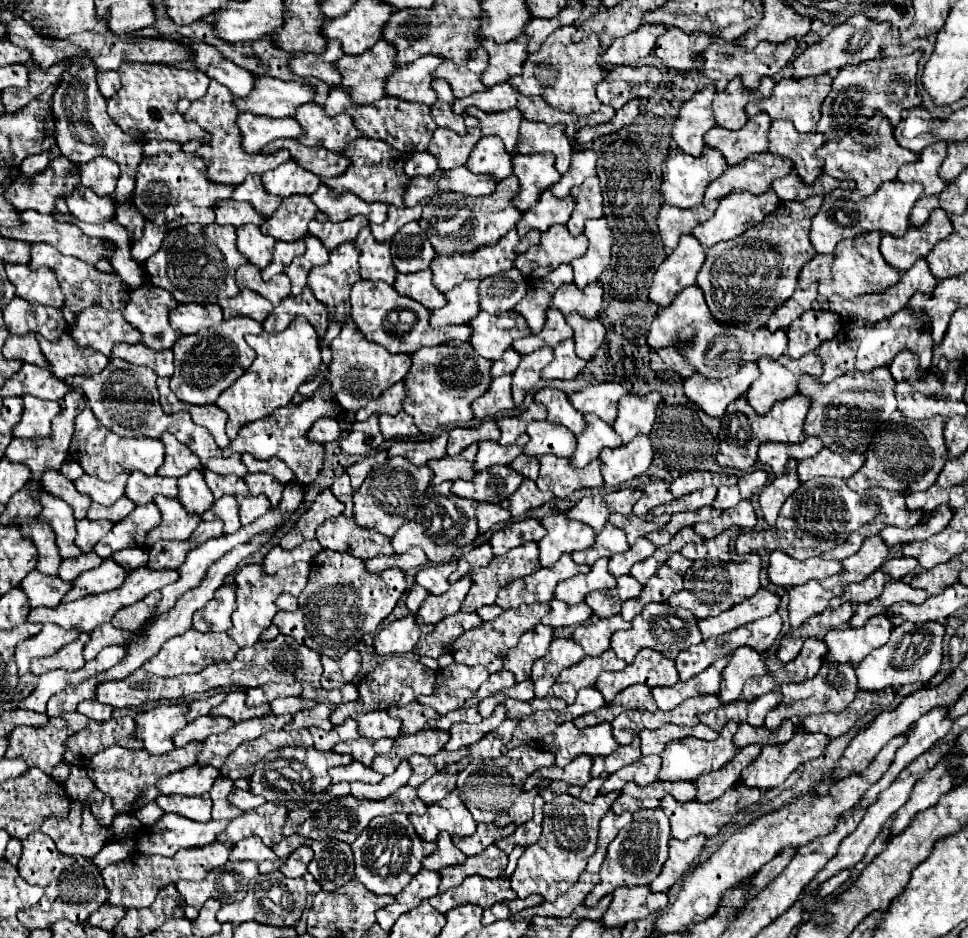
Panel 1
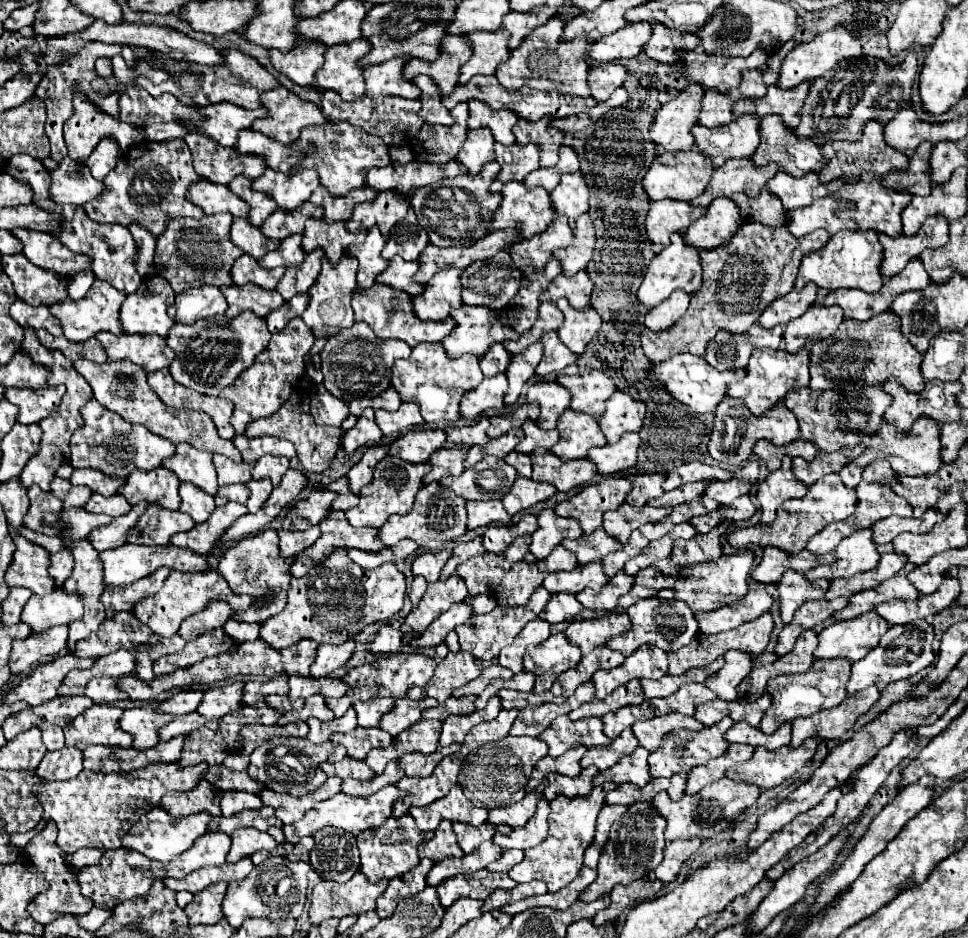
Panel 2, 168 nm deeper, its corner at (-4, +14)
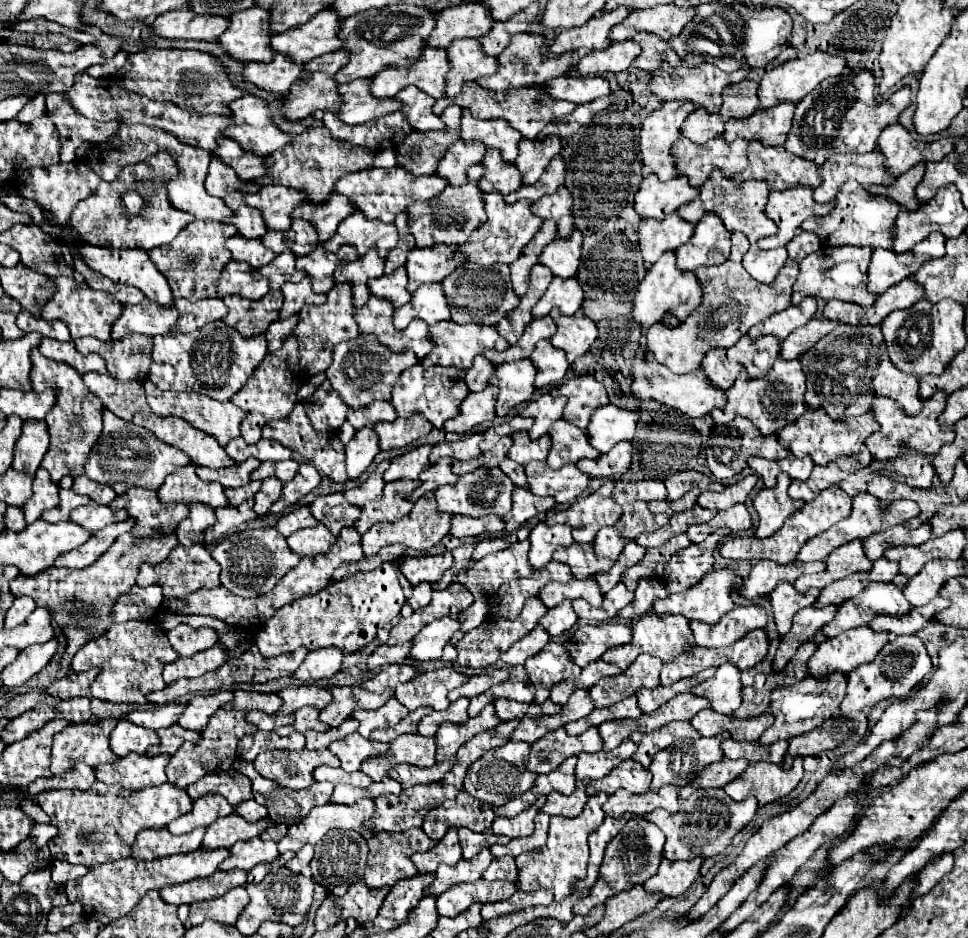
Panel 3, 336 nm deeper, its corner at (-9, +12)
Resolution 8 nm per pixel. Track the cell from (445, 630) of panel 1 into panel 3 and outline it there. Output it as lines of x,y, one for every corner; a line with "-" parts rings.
450,616
444,620
430,622
414,638
410,658
412,660
436,660
436,658
440,658
444,646
450,642
452,634
460,630
460,626
462,626
460,620
450,618

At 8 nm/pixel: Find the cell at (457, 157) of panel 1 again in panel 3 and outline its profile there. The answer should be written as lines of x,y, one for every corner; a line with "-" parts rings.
448,106
442,114
446,130
442,132
412,132
406,140
396,146
398,166
410,170
414,176
434,174
438,168
438,160
442,160
442,152
458,140
458,124
462,110
458,106

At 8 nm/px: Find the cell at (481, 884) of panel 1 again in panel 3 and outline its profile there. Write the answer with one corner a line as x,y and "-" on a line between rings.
478,880
478,882
466,882
458,884
444,894
438,896
438,912
440,916
458,916
464,912
472,902
498,902
506,900
516,892
516,884
506,884
506,880

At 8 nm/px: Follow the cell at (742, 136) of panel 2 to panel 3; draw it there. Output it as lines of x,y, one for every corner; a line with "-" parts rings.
716,136
706,144
690,144
690,140
680,138
672,154
676,156
678,174
686,174
692,186
700,186
714,168
720,168
726,176
742,172
748,164
746,140
740,136
734,142
726,142
724,136

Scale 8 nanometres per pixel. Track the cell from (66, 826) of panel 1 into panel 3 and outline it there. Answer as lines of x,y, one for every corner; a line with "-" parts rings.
98,780
92,784
90,790
46,790
36,796
38,806
52,818
52,824
58,828
56,838
50,840
50,854
56,860
66,860
70,864
84,864
94,868
108,860
118,860
130,856
130,846
136,834
144,828
166,828
174,818
190,812
192,800
186,788
174,788
170,782
160,786
150,786
138,792
130,792
126,788
118,788
116,784
100,784

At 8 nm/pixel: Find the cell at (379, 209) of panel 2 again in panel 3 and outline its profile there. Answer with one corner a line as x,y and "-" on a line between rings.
362,212
350,214
336,230
334,238
322,242
324,248
336,252
342,244
352,244
358,248
358,254
364,256
370,248
376,248
380,254
390,252
398,244
398,232
394,224
382,224
380,220
366,220

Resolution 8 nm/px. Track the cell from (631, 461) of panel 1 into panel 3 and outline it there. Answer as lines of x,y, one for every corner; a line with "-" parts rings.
618,442
610,452
602,454
600,458
596,460
584,458
576,466
590,478
610,478
610,476
624,474
630,470
632,452
634,452
632,442

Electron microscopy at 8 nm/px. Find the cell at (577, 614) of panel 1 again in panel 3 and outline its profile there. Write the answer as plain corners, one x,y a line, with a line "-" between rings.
564,600
562,604
558,604
558,608
550,608
550,610
542,616
542,620
538,620
538,624
540,624
550,636
560,636
560,634
568,632
576,622
578,622
578,616
576,616
570,600

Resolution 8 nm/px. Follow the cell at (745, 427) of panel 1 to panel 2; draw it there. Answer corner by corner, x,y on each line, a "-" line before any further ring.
725,398
715,412
715,422
713,422
713,430
711,430
711,438
709,438
709,456
717,462
723,462
727,466
737,466
745,460
749,460
751,456
751,446
759,440
767,440
775,446
785,446
793,440
797,440
797,418
793,418
793,414
789,414
789,410
785,410
785,406
781,406
781,402
769,410
769,414
763,414
761,418
755,418
747,406
743,406
741,400
735,398

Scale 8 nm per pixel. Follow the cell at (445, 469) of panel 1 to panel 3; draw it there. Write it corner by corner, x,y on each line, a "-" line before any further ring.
442,458
442,460
438,460
438,464
432,464
430,468
426,468
418,477
421,485
416,490
420,490
423,495
438,489
440,486
456,484
458,476
452,472
452,462
454,460
450,460
450,458

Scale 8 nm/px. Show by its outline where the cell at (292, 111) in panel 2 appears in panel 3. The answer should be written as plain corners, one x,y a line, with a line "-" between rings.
242,96
230,104
234,126
230,126
224,136
236,140
244,150
250,150
258,156
270,156
270,152
290,144
294,134
282,132
272,116
270,106
264,98

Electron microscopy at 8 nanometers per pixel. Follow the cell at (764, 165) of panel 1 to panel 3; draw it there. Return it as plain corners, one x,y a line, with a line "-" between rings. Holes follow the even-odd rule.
714,170
710,174
710,178
700,186
700,196
696,200
686,204
686,206
682,206
678,212
682,212
682,216
686,220
690,220
690,222
698,222
704,212
716,212
724,220
724,224
726,224
726,228
730,232
742,230
748,236
748,240
758,242
760,238
778,232
778,226
774,224
774,220
770,220
764,214
764,204
758,204
758,202
764,202
764,200
744,198
744,192
734,184
732,178
724,176
724,172
720,172
720,170
-
698,202
700,202
700,206
698,206

